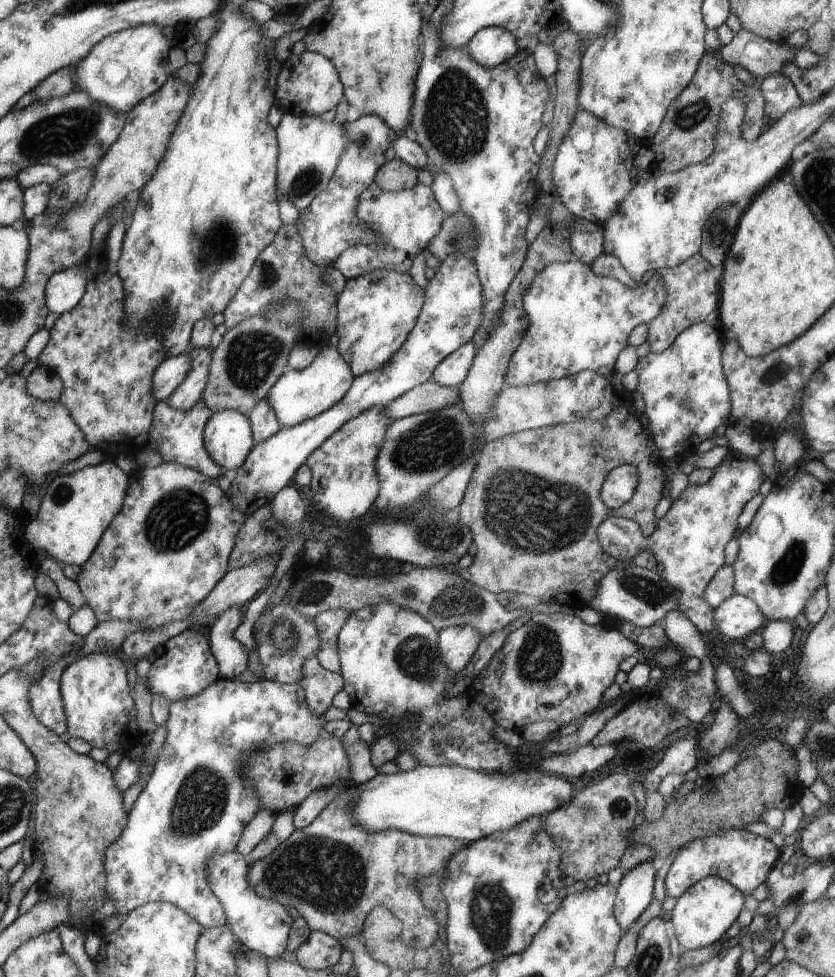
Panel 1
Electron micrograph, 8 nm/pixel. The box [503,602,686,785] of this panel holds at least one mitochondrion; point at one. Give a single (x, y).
(539, 660)

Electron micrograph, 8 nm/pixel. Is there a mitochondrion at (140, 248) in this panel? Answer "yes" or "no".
no

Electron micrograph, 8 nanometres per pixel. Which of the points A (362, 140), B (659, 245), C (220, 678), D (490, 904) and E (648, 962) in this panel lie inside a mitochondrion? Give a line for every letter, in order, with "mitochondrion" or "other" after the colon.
A: mitochondrion
B: other
C: other
D: mitochondrion
E: mitochondrion

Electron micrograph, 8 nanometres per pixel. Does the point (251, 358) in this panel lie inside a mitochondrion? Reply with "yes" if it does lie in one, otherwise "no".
yes

